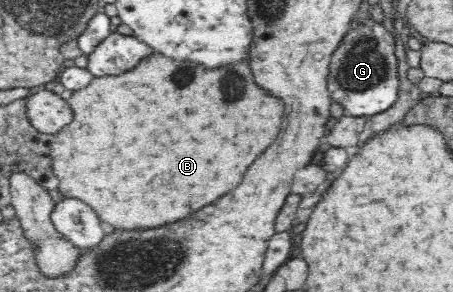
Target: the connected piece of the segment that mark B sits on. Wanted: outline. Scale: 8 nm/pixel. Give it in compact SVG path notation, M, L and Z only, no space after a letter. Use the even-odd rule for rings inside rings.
M155 52L151 58L145 58L137 68L133 68L129 72L117 76L95 77L86 88L73 91L66 101L73 109L74 120L71 124L65 125L59 132L56 132L56 141L51 143L53 174L57 176L59 181L57 197L82 200L99 214L101 222L113 226L115 230L121 230L121 232L137 230L137 232L141 232L141 230L159 228L159 226L165 226L165 224L179 222L179 220L195 214L197 210L209 206L211 202L219 200L223 194L231 192L235 186L241 184L247 168L277 140L284 113L282 101L274 96L268 96L266 92L263 94L264 90L255 86L249 66L247 61L243 61L242 64L229 66L229 70L215 70L215 74L207 74L205 70L199 70L199 66L191 66L187 62L178 62L178 60L166 58ZM169 64L183 64L183 66L179 66L179 72L181 72L179 74L179 94L177 94L175 82L171 82L171 74L175 72L175 68L169 70Z

